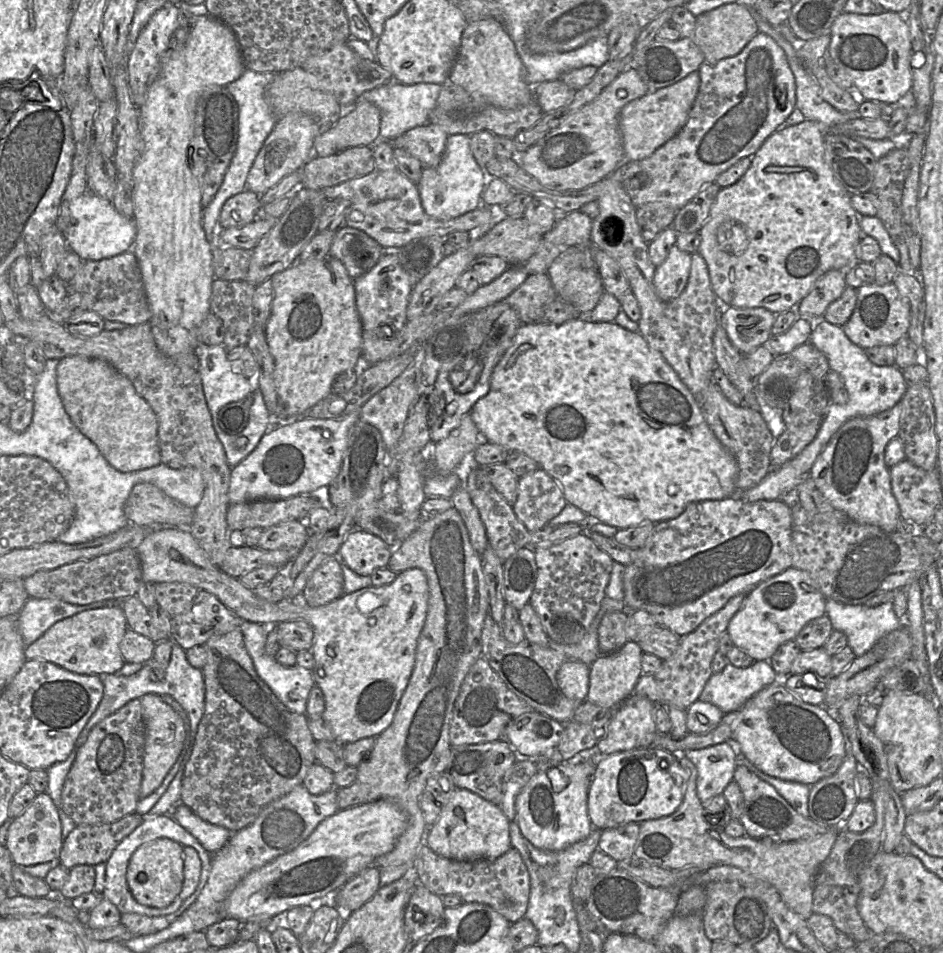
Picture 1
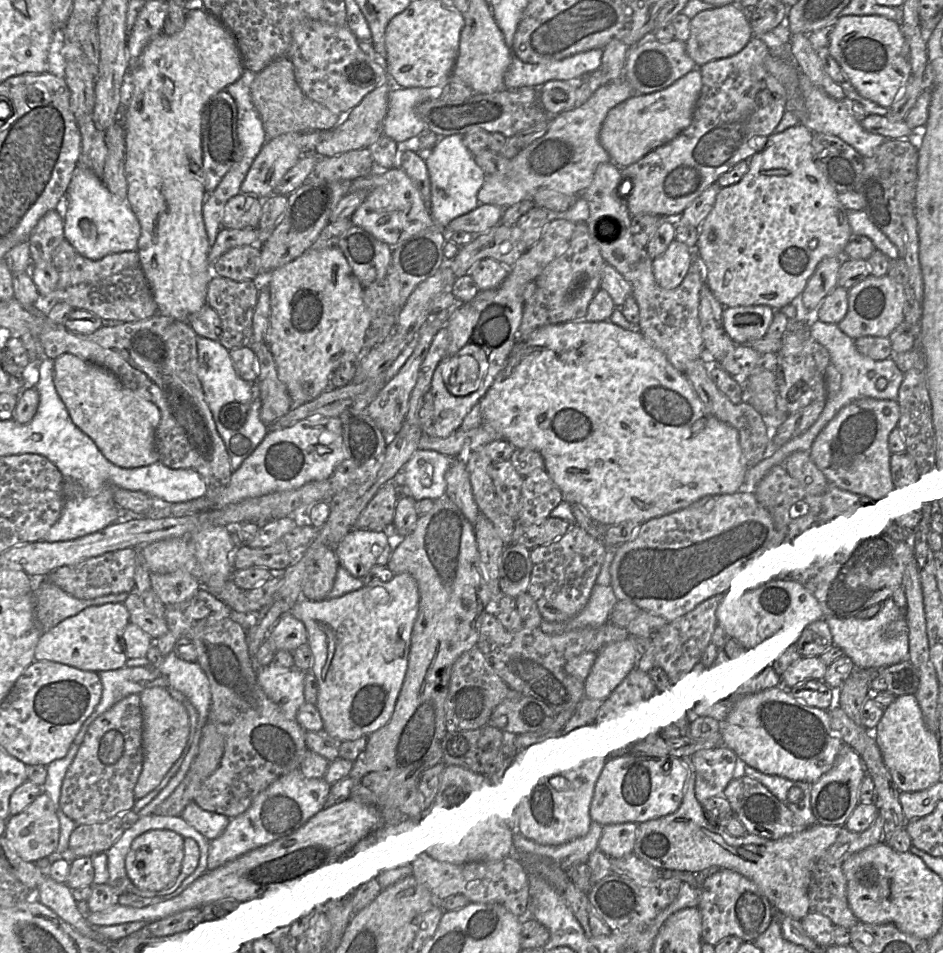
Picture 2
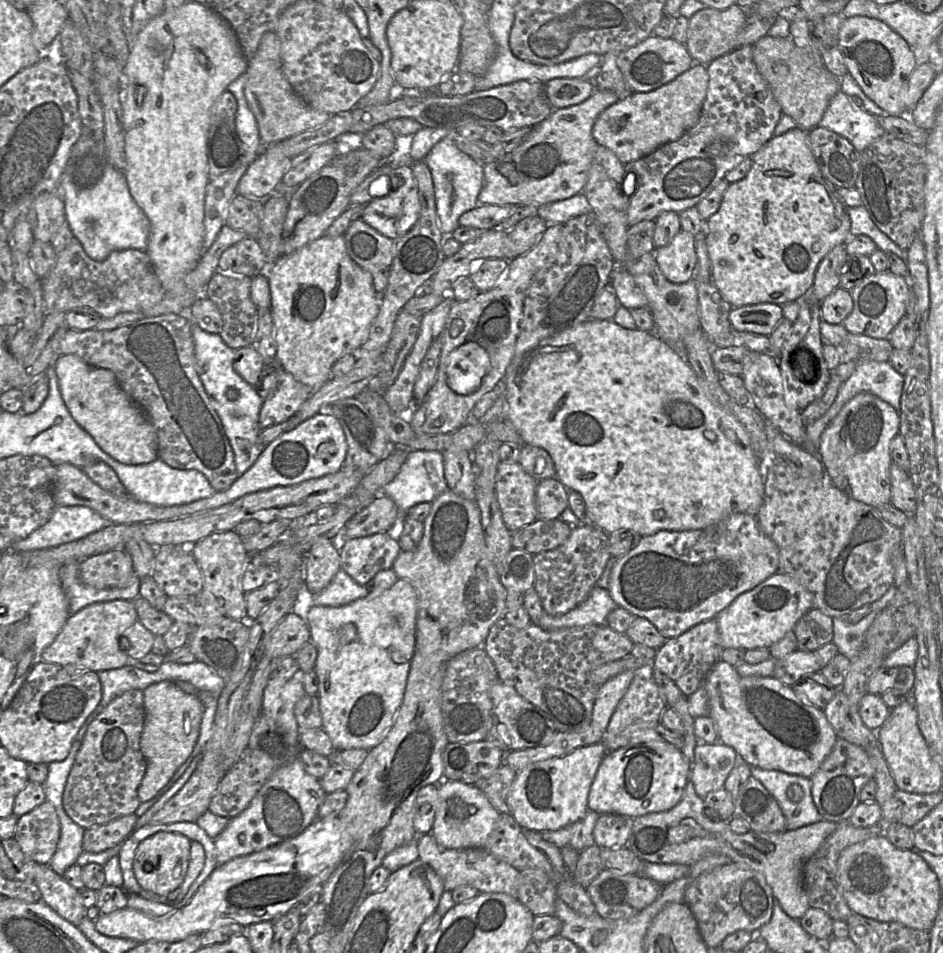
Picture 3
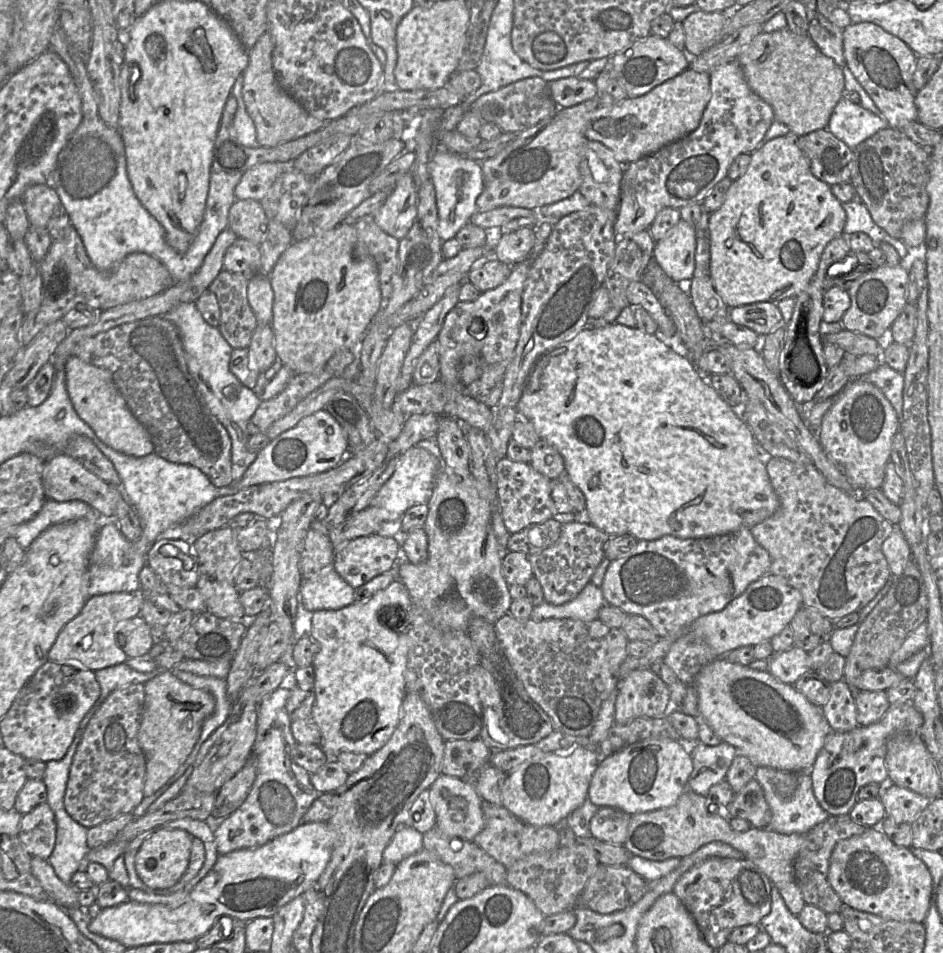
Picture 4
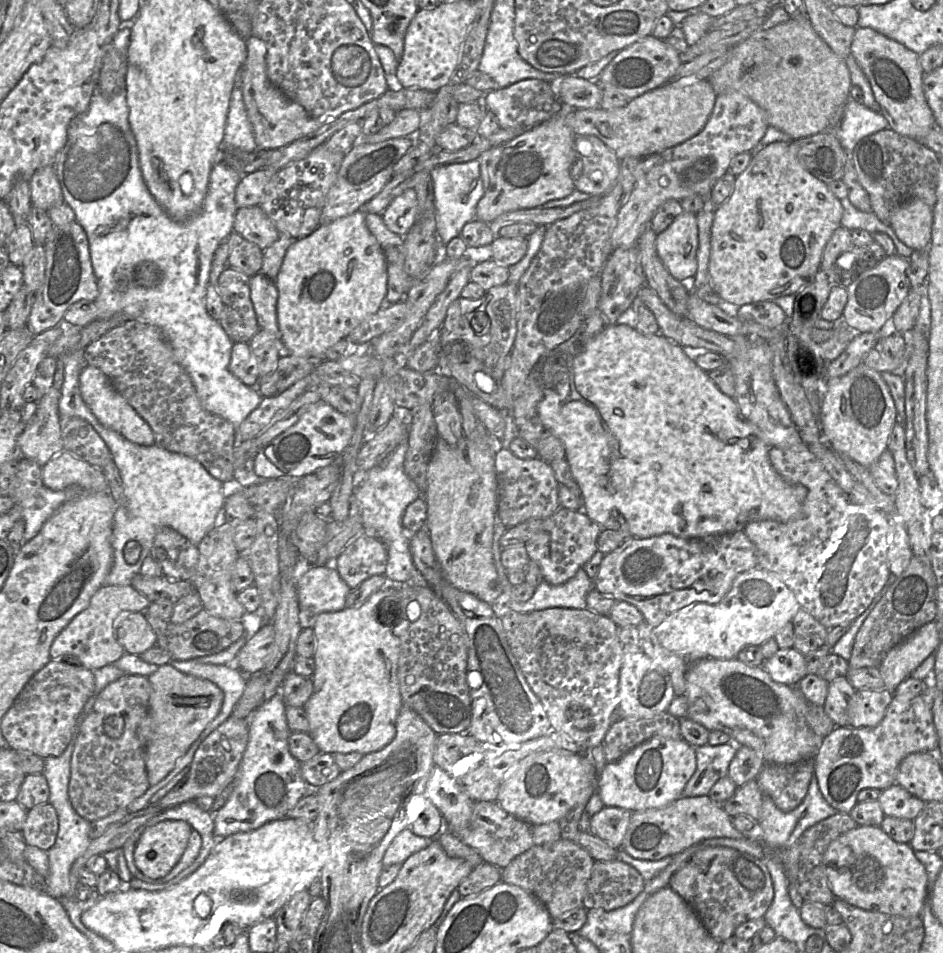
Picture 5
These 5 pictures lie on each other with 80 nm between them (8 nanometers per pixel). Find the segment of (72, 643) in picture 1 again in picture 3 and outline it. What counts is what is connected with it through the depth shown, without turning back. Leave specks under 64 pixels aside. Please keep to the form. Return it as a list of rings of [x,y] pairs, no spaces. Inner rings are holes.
[[[111,600],[92,603],[70,614],[54,640],[42,652],[42,661],[62,665],[74,665],[91,671],[121,668],[130,658],[119,648],[119,636],[123,629],[137,621],[133,601]]]

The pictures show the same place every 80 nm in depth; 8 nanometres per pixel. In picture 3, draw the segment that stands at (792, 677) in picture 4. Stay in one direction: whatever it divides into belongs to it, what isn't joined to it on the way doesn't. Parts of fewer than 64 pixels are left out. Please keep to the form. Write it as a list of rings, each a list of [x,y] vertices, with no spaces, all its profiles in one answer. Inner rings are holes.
[[[797,649],[783,659],[775,661],[773,677],[791,687],[803,676],[820,672],[821,669],[815,651]]]

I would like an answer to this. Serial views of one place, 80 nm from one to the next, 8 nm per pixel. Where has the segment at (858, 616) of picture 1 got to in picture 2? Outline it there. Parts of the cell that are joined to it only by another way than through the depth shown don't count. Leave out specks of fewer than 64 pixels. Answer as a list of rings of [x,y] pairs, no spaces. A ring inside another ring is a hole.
[[[892,597],[887,598],[878,613],[870,618],[860,618],[857,612],[831,612],[829,624],[835,645],[853,660],[856,668],[882,669],[909,660],[905,611],[895,604]]]

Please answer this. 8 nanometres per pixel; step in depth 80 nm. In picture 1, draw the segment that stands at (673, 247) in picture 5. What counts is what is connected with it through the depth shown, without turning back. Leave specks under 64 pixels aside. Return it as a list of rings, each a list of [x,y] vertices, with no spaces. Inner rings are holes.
[[[675,244],[666,259],[655,269],[653,285],[662,301],[677,298],[684,290],[691,267],[692,254],[680,250]]]

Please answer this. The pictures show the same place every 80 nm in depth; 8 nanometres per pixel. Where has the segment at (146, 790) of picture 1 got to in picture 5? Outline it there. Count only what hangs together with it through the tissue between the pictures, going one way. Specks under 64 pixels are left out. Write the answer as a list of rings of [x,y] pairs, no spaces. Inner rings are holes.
[[[171,664],[148,676],[151,693],[146,717],[137,734],[146,751],[150,787],[160,784],[183,761],[192,745],[221,712],[224,694],[210,681],[186,675]]]

